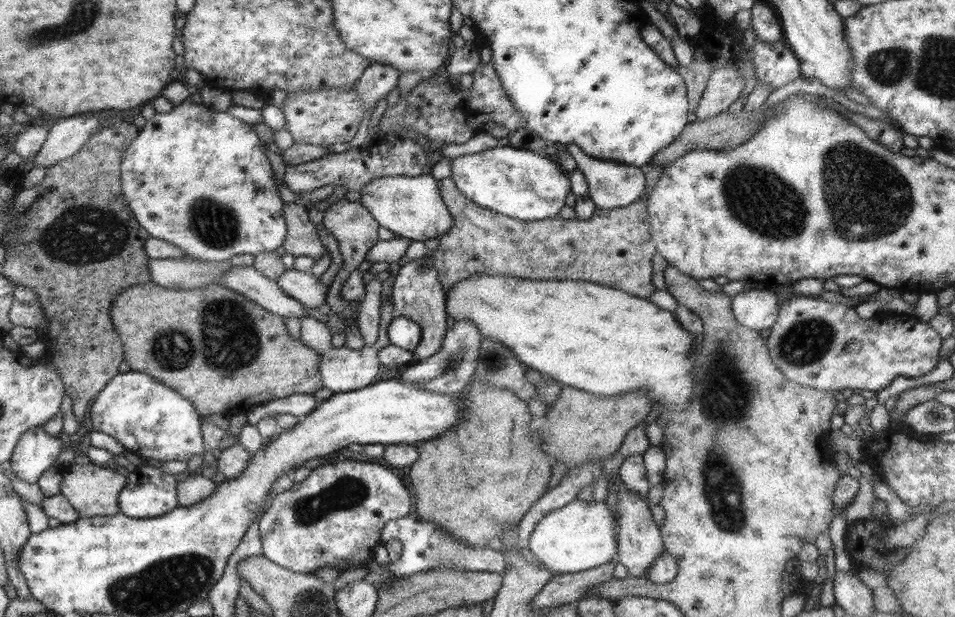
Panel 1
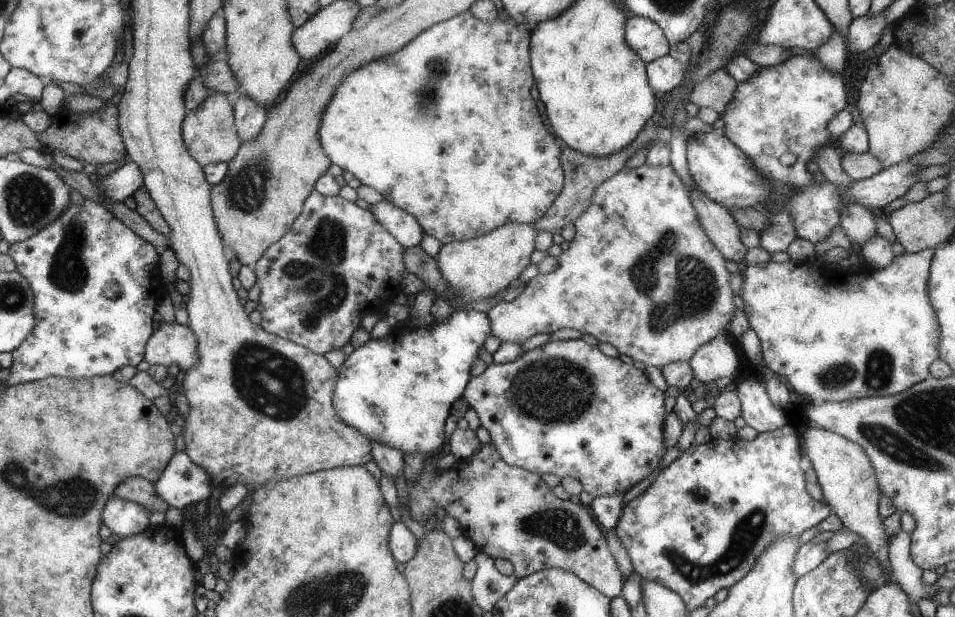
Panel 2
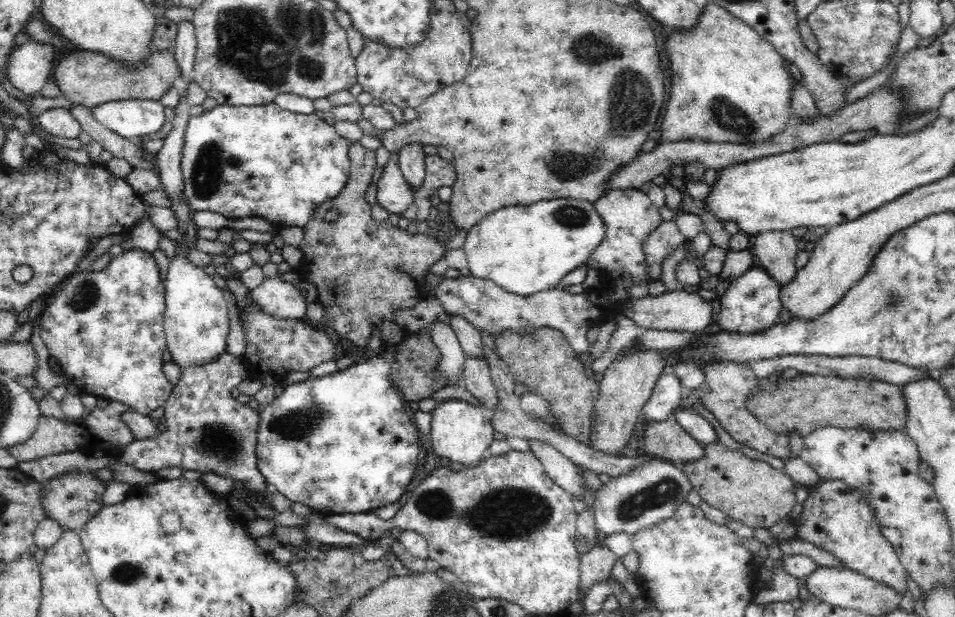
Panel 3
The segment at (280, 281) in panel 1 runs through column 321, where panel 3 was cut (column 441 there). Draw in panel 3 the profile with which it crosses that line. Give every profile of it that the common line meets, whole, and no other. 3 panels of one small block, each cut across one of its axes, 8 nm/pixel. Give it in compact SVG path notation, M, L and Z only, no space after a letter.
M630 188L610 190L608 194L604 192L604 196L600 196L594 202L594 210L598 210L598 214L602 216L606 224L606 236L602 238L602 244L598 244L598 248L592 252L586 266L602 272L604 276L602 282L606 282L604 294L596 296L594 292L588 292L588 290L584 290L584 294L568 294L564 286L560 284L558 288L544 290L534 296L516 296L500 288L494 280L460 276L456 280L446 278L444 284L440 284L438 288L436 300L444 306L446 314L468 320L478 332L486 332L494 340L498 338L498 334L506 330L526 336L538 328L556 328L564 332L564 336L568 338L568 344L572 346L576 354L580 356L588 354L588 348L592 346L590 340L586 338L588 330L608 320L610 316L608 304L612 306L610 296L616 292L616 288L630 292L634 282L640 282L640 284L652 282L650 272L648 272L648 260L644 254L644 238L648 238L664 222L660 218L660 208L652 206L648 194L640 190L630 190Z

